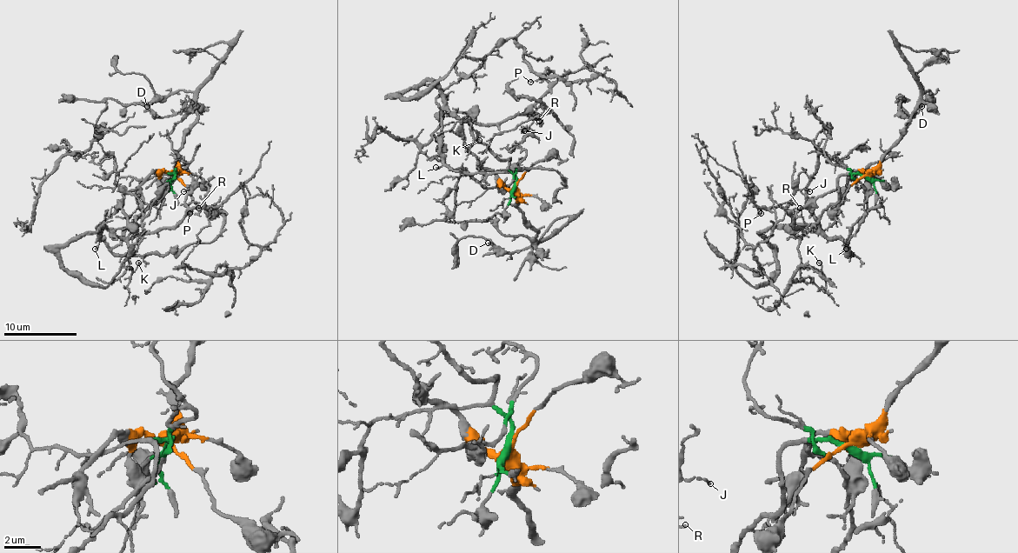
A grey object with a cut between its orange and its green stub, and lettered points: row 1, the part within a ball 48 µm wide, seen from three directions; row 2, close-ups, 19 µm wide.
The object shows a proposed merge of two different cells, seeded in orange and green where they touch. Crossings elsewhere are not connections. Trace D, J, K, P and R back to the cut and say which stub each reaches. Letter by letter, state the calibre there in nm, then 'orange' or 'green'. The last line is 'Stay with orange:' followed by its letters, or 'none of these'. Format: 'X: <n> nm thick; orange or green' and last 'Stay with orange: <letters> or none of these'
D: 140 nm thick; orange
J: 110 nm thick; green
K: 120 nm thick; green
P: 120 nm thick; green
R: 80 nm thick; green
Stay with orange: D

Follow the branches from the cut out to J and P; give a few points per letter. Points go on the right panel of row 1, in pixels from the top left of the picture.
J: (866, 176), (838, 177), (838, 200), (801, 236), (791, 215), (791, 198), (798, 190), (809, 190)
P: (866, 176), (838, 177), (838, 200), (801, 236), (795, 220), (780, 207), (760, 207), (761, 212)

